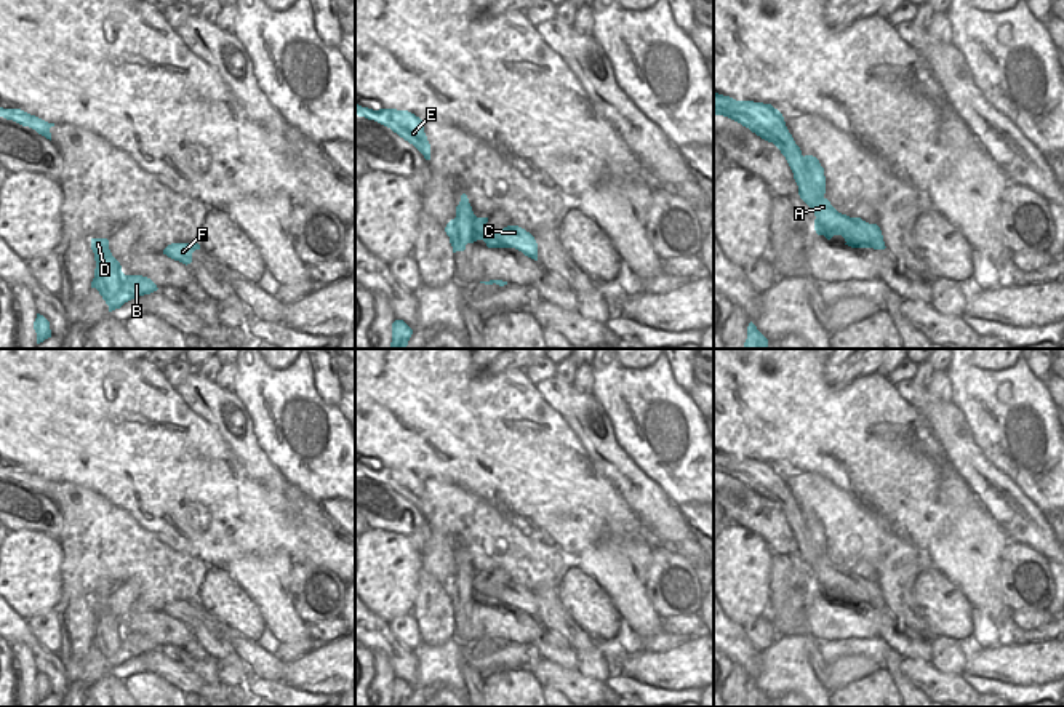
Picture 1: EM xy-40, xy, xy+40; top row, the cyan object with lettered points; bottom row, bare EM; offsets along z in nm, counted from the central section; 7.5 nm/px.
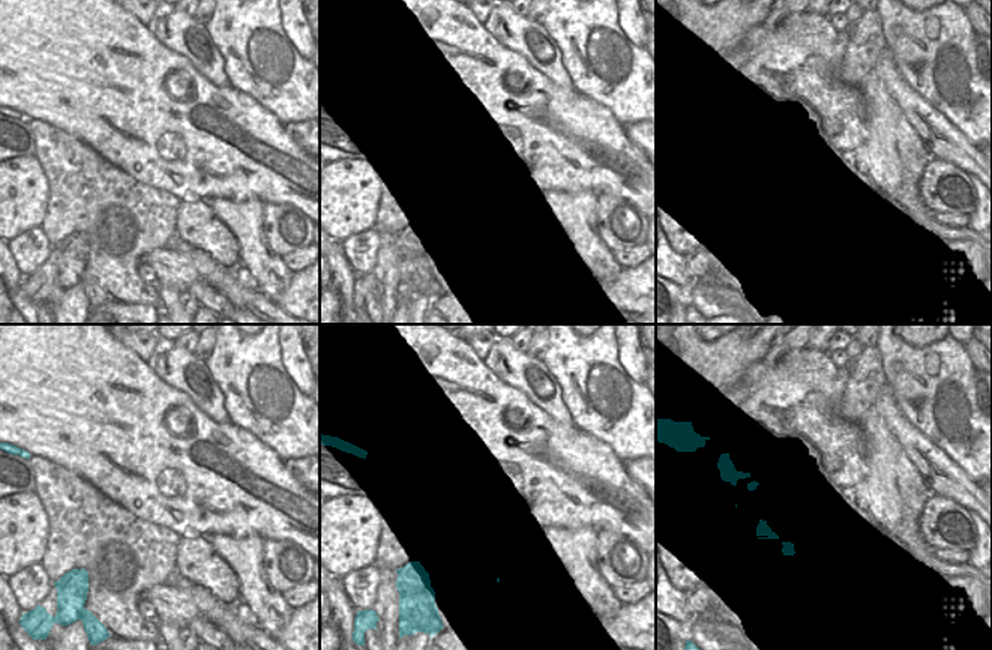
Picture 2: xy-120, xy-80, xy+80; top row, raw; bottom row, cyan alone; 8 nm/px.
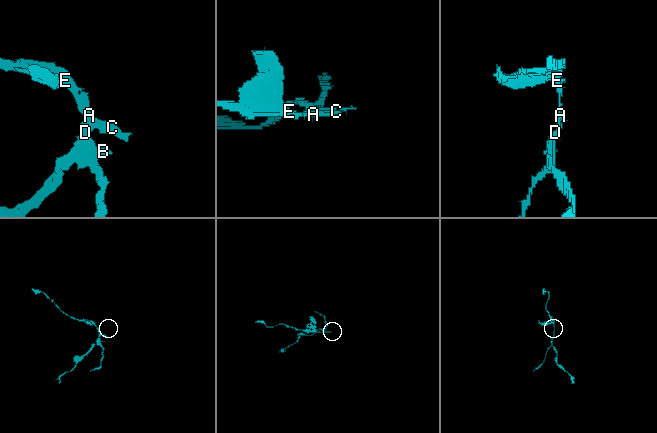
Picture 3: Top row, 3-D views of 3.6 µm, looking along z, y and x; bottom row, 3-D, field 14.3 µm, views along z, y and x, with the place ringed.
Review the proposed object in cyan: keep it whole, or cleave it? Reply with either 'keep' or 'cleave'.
cleave

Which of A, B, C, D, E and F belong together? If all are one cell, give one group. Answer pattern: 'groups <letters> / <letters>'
groups A C E F / B D

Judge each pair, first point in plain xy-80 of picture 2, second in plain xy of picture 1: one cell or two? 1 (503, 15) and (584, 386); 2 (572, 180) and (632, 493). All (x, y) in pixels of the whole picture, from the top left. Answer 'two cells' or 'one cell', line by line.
1: two cells
2: two cells

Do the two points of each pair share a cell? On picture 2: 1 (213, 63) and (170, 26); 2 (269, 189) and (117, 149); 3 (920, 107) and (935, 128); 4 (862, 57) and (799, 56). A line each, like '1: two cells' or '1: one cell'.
1: one cell
2: one cell
3: one cell
4: two cells

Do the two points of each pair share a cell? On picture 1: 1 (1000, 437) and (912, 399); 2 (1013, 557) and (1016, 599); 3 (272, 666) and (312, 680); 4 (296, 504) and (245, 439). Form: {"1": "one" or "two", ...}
{"1": "two", "2": "one", "3": "two", "4": "one"}

